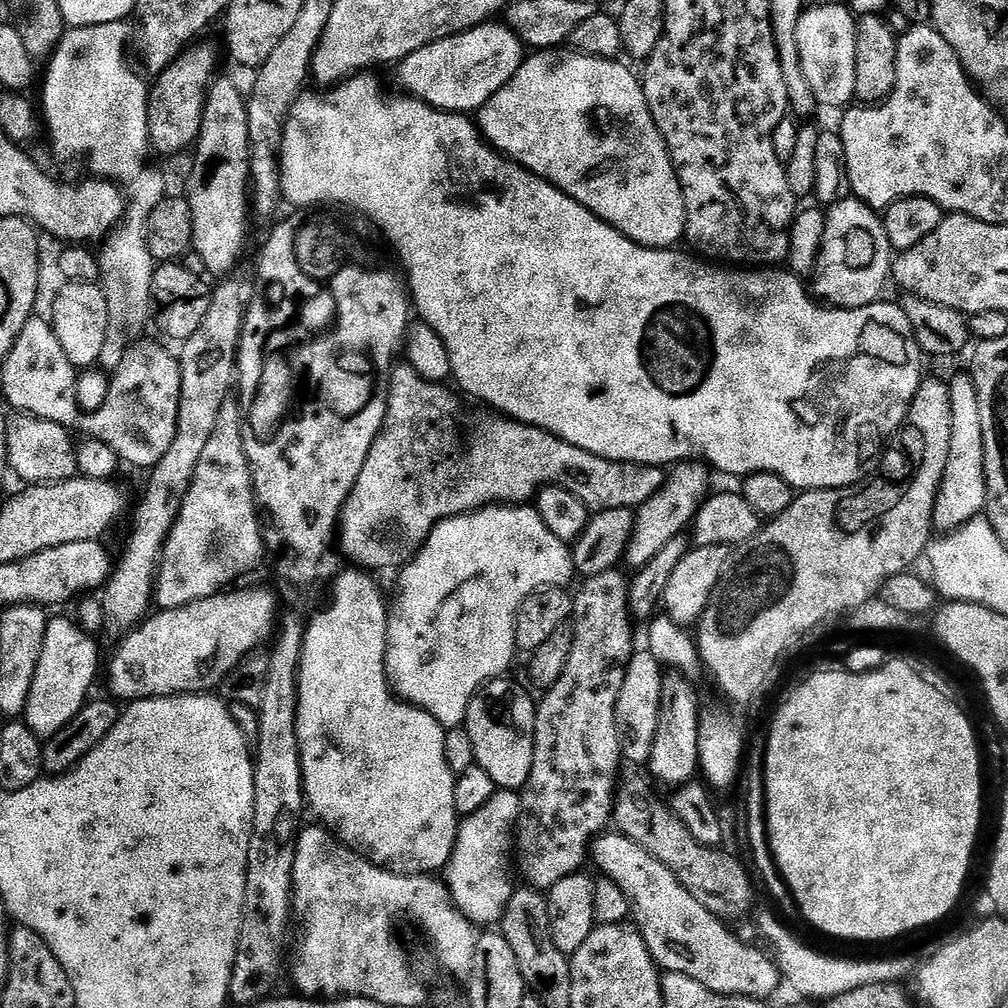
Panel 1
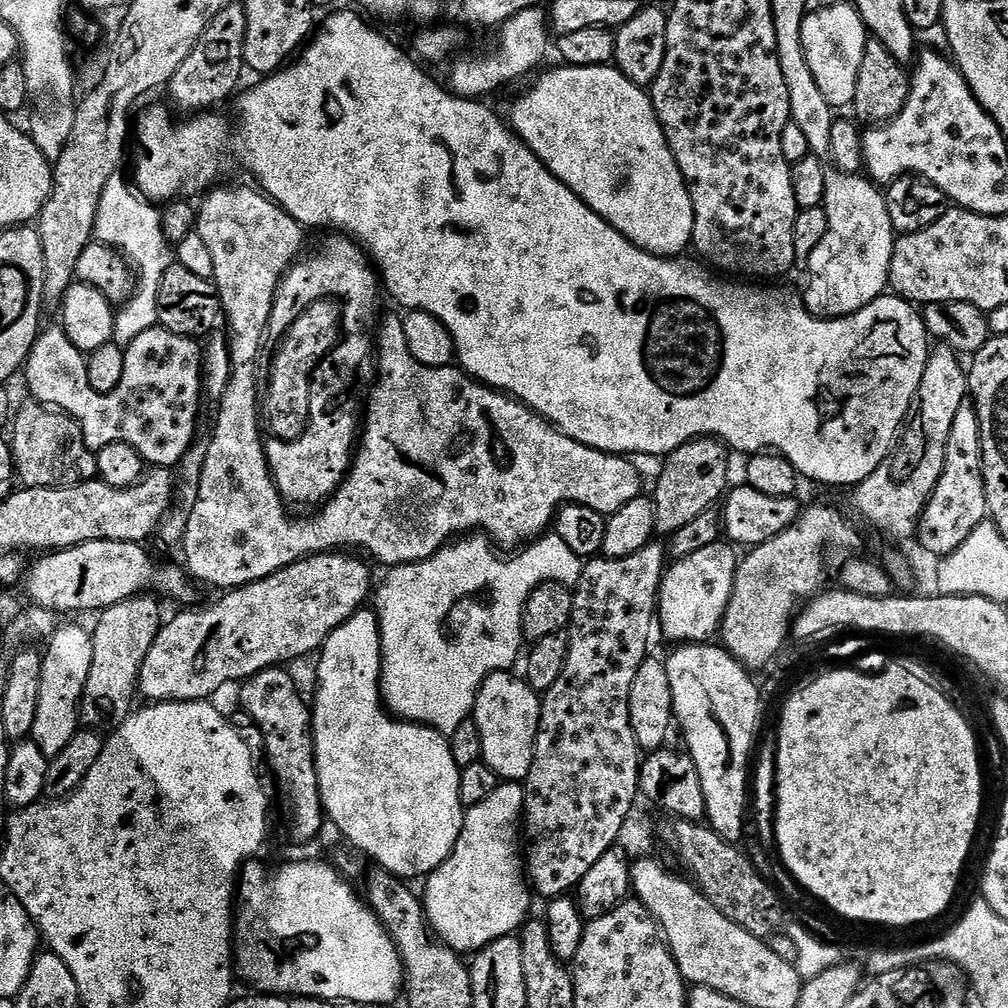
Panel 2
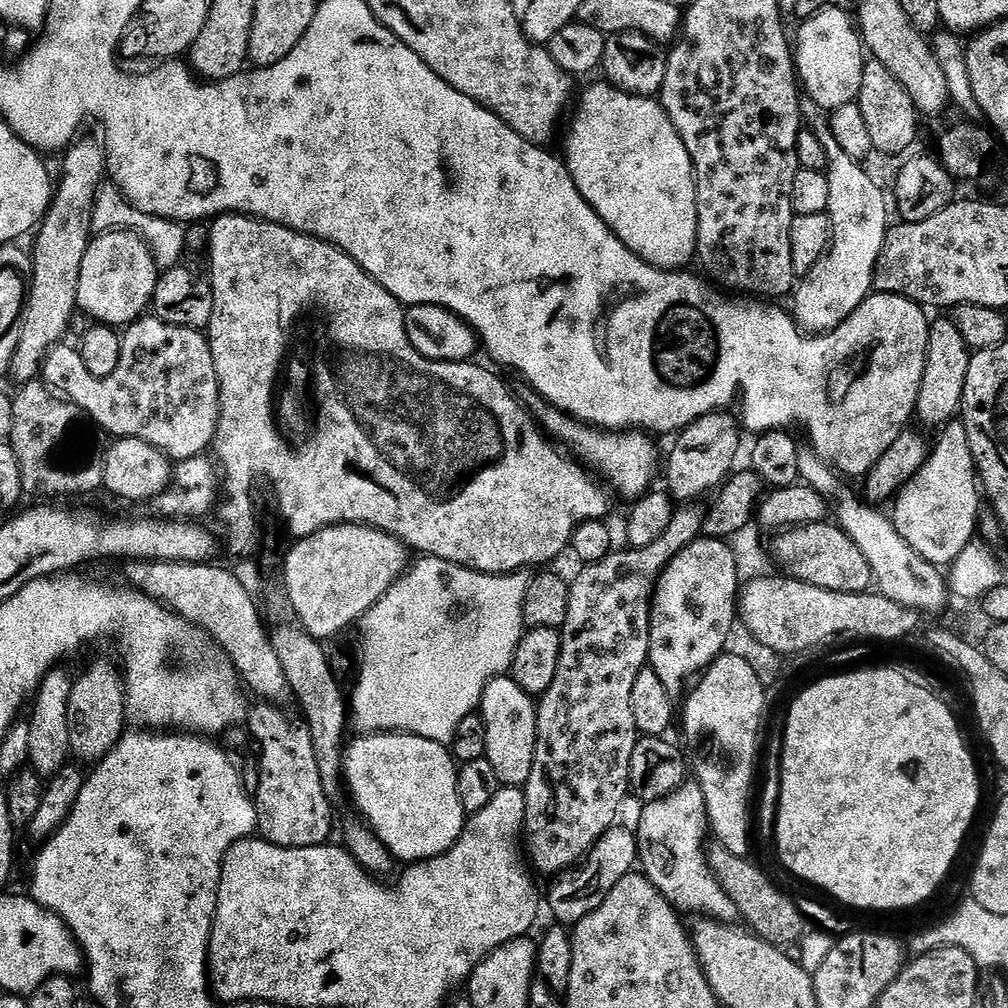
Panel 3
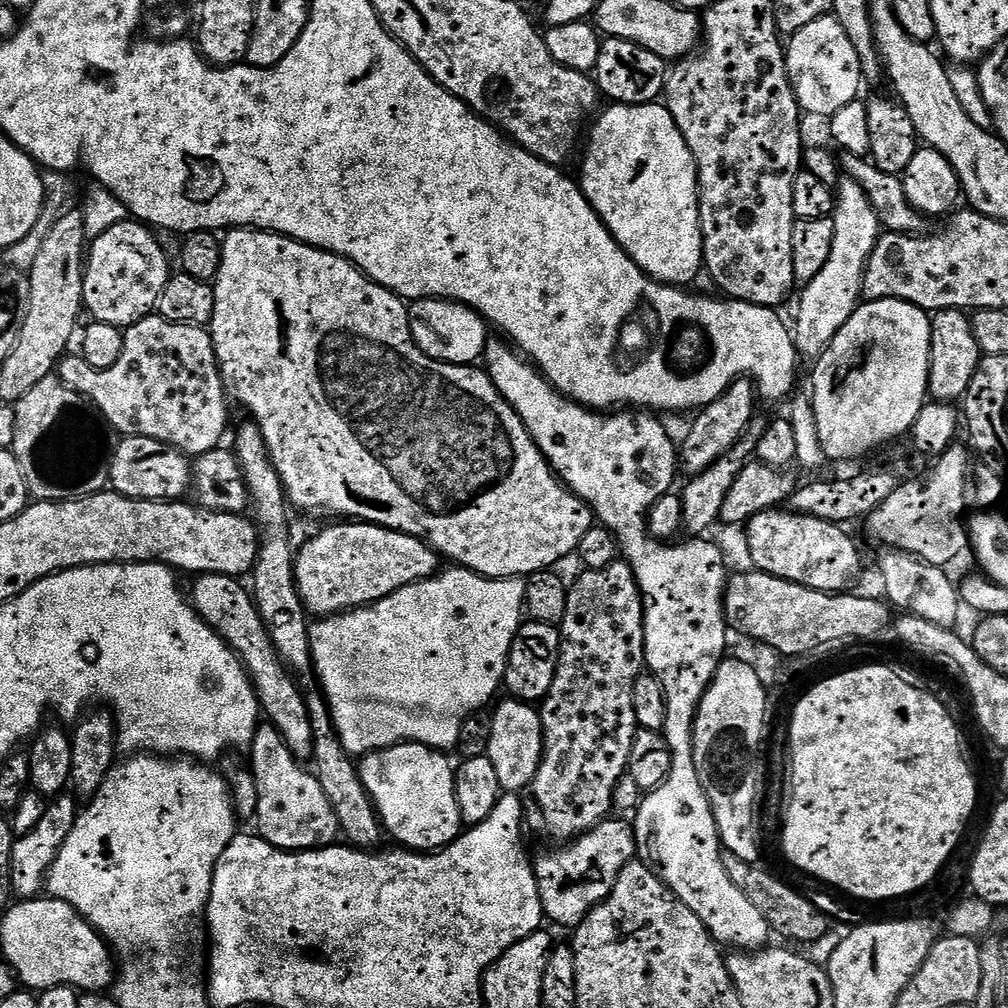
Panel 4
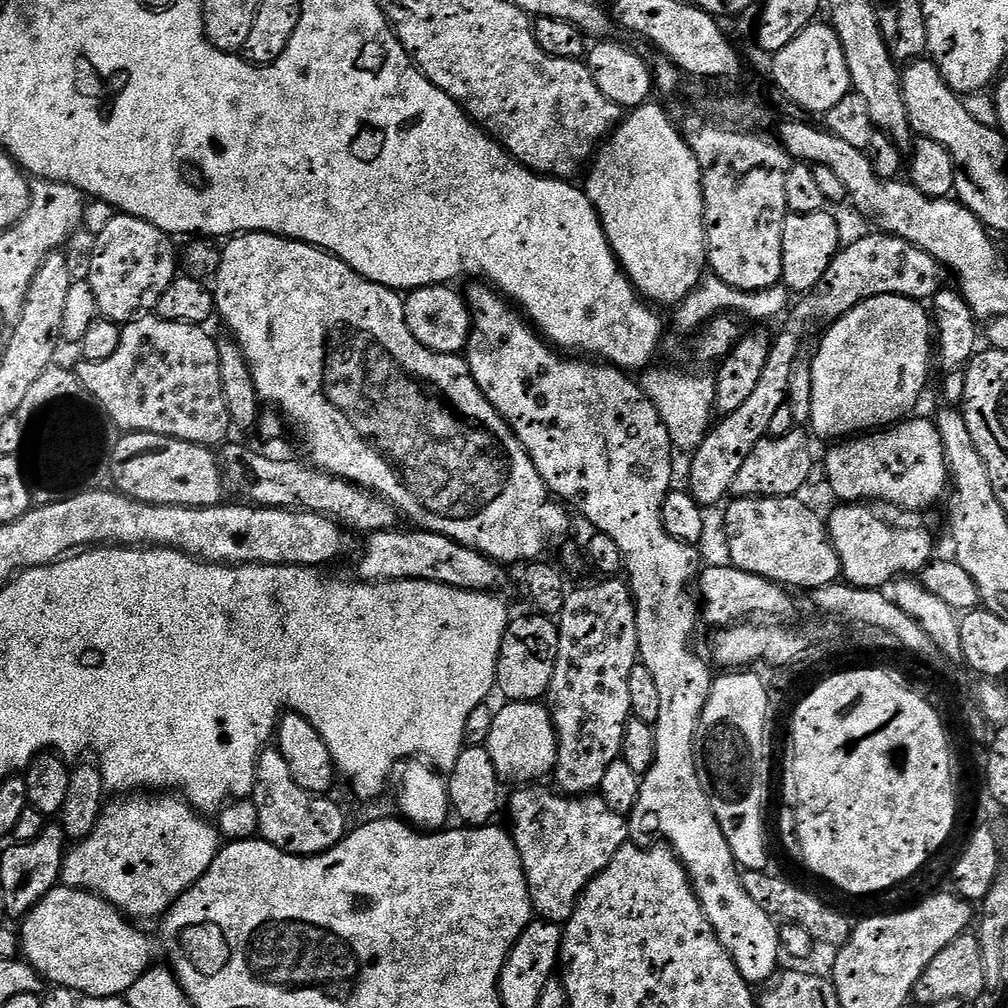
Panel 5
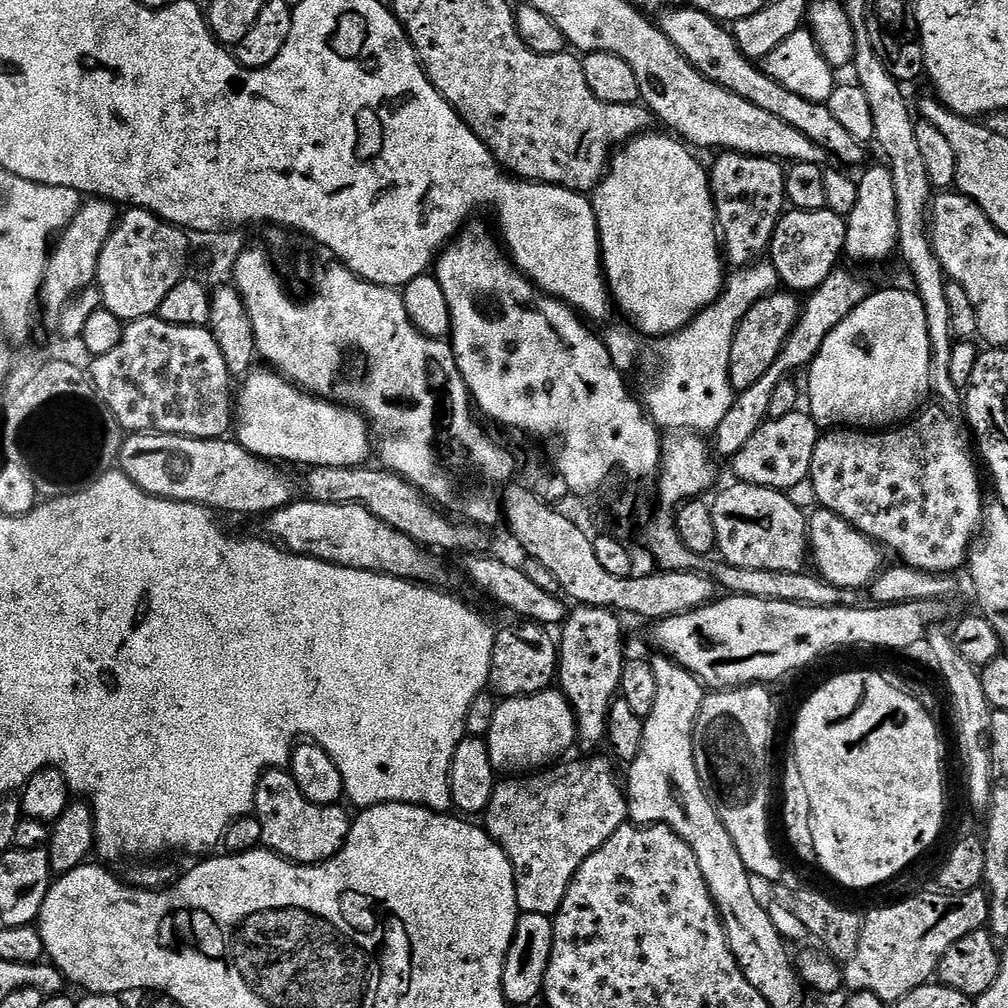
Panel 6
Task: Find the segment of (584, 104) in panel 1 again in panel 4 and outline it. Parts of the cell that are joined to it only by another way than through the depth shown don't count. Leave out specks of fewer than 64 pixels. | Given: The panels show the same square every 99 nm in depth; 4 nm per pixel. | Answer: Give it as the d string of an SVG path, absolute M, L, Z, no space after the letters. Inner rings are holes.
M660 102L646 104L609 103L604 113L601 111L595 117L596 125L588 136L588 153L584 156L584 165L578 175L578 187L584 193L588 204L600 215L600 220L608 228L612 237L620 243L620 249L633 260L647 276L661 284L673 286L688 286L693 283L696 275L704 268L704 239L700 229L700 179L696 173L696 163L690 154L690 146L686 146L686 138L682 138L682 130L674 122L667 106Z

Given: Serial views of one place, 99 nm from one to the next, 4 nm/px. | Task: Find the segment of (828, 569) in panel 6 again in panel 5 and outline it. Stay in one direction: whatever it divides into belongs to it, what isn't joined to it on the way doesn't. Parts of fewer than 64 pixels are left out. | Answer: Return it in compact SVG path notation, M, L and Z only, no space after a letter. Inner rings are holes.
M860 502L841 503L836 507L840 508L834 509L832 513L827 513L826 516L828 536L832 539L832 545L838 554L838 562L840 563L843 579L847 583L853 584L855 588L883 589L905 574L923 572L927 564L932 563L934 553L932 553L932 536L930 533L923 532L920 528L895 528L894 525L887 524L882 517L875 516L868 509L871 507L865 506Z

